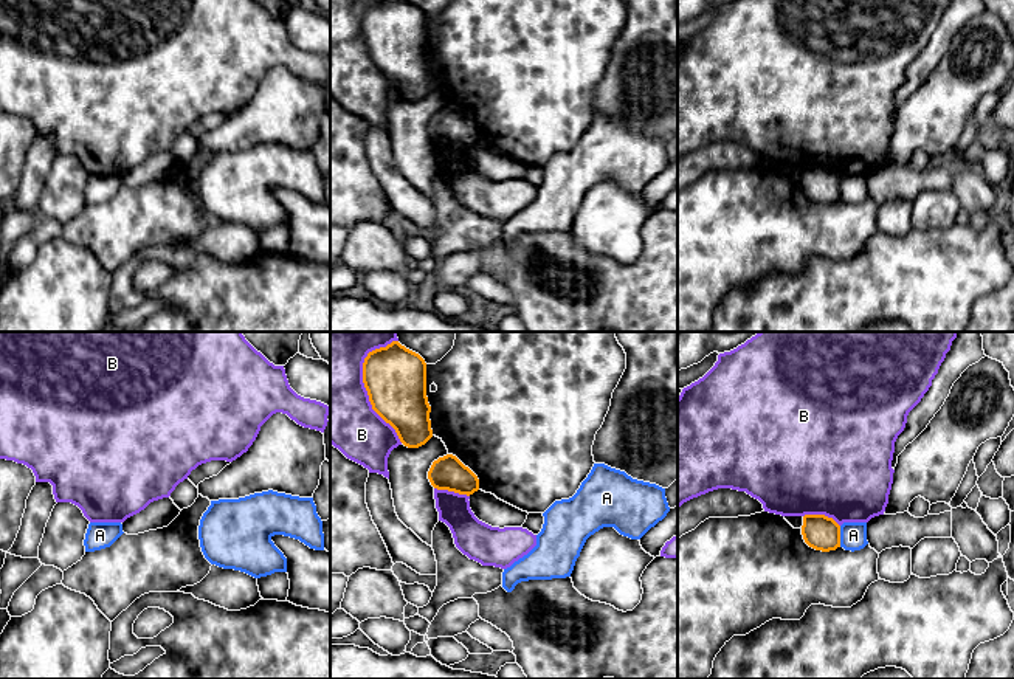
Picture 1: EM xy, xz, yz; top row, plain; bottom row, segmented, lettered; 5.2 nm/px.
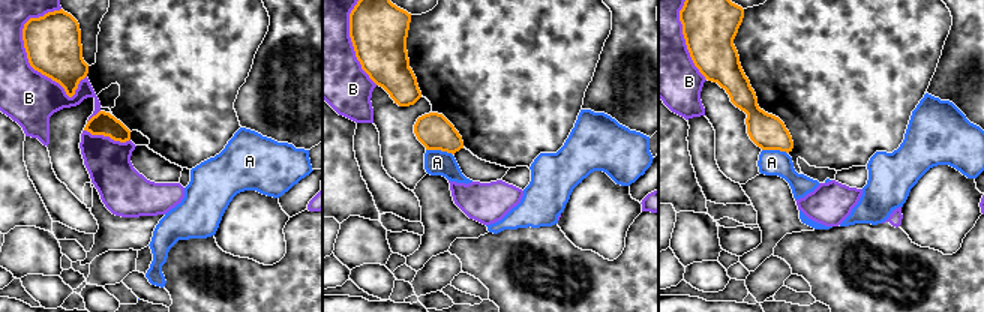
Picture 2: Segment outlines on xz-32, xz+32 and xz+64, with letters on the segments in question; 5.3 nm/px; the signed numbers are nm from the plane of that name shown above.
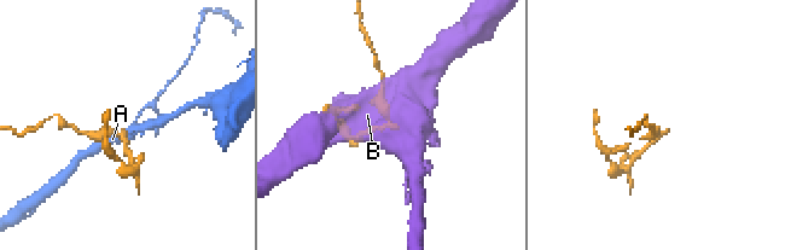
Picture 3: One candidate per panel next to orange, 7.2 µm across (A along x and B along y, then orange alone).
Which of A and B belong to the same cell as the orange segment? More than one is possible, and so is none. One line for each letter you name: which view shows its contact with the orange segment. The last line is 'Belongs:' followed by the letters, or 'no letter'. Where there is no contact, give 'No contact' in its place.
Belongs: no letter

